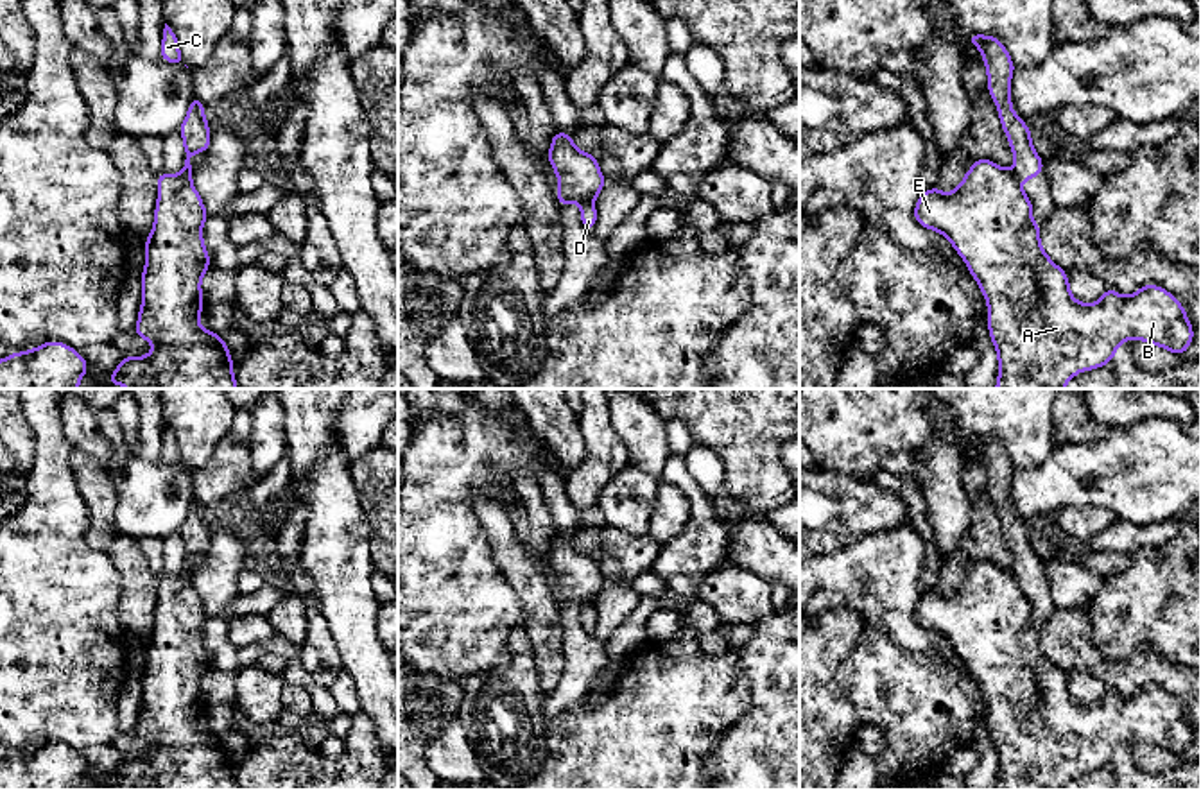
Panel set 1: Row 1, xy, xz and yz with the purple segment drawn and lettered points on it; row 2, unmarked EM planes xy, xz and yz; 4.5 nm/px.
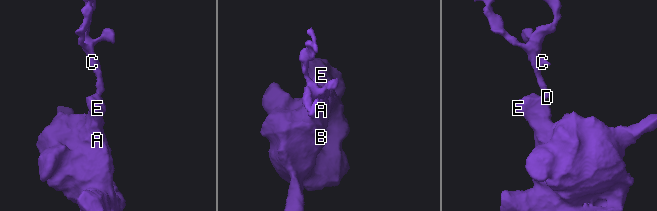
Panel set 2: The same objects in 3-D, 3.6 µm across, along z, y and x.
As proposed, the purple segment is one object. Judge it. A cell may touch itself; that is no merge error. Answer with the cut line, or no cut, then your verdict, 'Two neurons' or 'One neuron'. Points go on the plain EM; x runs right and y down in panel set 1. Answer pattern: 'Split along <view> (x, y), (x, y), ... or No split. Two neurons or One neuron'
Split along yz (1011, 572), (1019, 584). Two neurons

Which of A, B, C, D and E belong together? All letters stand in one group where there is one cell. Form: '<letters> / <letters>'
A B E / C D

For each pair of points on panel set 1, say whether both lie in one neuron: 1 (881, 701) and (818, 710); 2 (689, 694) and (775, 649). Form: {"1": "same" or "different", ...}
{"1": "different", "2": "different"}

